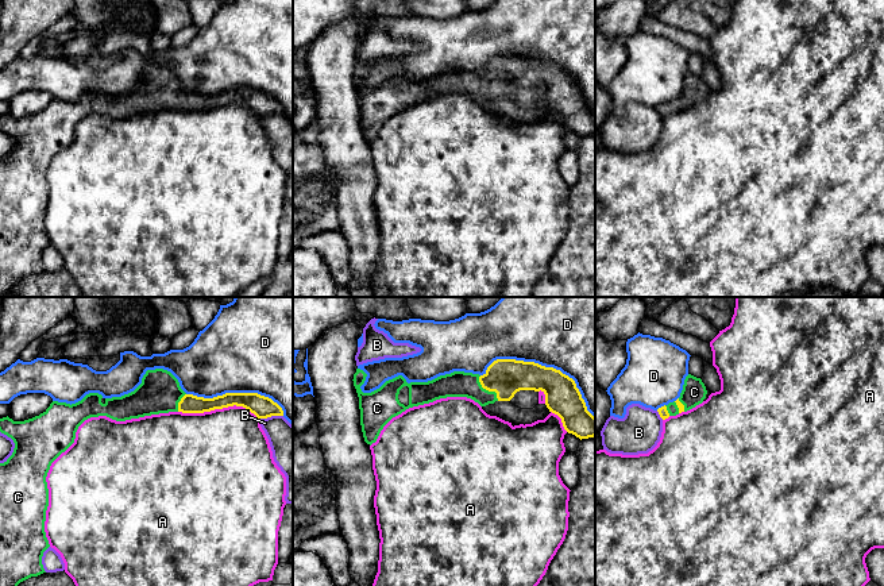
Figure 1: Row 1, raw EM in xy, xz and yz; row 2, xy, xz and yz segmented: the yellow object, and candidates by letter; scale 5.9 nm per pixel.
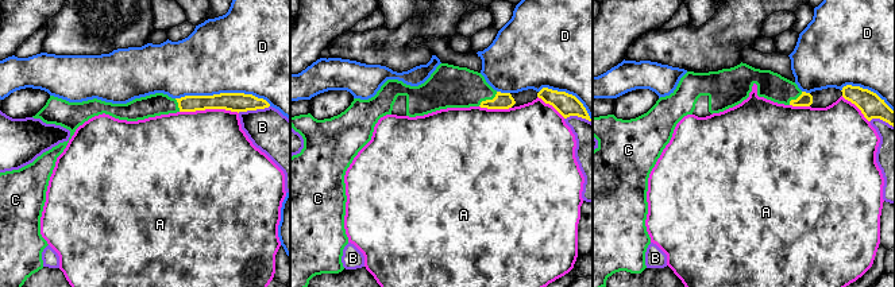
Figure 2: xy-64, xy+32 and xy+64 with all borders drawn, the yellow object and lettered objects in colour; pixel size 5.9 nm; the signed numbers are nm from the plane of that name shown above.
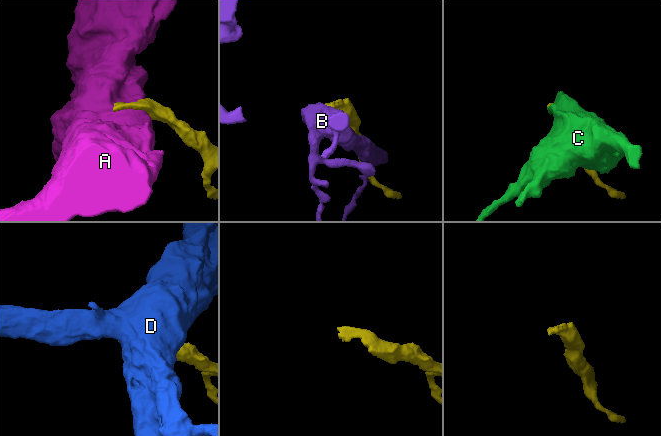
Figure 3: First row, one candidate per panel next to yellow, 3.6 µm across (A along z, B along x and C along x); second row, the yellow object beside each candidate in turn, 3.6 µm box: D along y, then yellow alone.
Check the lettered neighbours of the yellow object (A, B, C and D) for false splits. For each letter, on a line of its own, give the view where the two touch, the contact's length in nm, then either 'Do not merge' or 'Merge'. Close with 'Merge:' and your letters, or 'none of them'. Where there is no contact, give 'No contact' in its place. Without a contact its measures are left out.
A: Touches yellow in xy. Shared border 500 nm. Do not merge
B: Touches yellow in xy. Shared border 150 nm. Do not merge
C: Touches yellow in xz. Shared border 190 nm. Merge
D: Touches yellow in xz. Shared border 750 nm. Do not merge
Merge: C

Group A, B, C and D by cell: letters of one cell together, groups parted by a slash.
A / B / C / D

